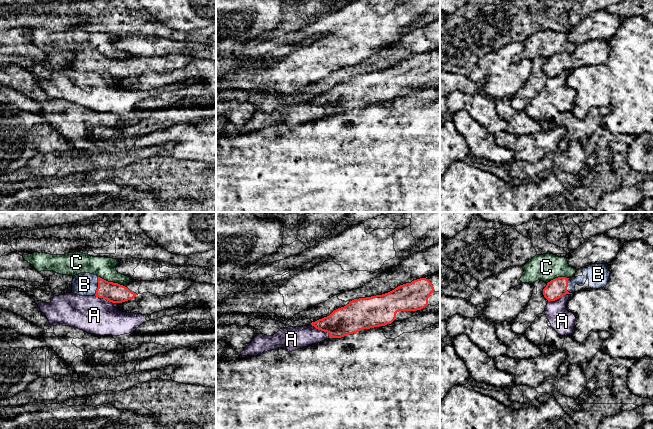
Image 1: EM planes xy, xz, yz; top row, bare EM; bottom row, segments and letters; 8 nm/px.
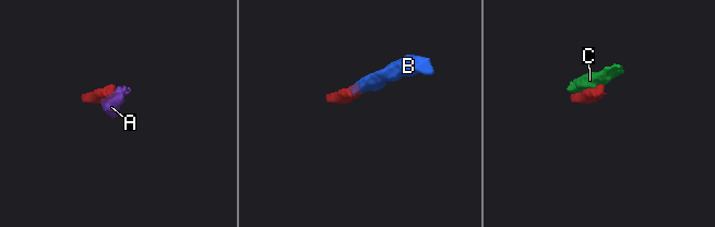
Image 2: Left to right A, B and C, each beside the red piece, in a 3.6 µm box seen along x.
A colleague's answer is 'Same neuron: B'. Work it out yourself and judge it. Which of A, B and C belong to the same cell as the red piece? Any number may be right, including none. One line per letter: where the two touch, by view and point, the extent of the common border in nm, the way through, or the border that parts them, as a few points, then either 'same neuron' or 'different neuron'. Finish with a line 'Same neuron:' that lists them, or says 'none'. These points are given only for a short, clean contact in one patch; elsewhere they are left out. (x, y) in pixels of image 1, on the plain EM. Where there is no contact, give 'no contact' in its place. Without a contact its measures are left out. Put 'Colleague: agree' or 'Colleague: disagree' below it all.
A: meets red in yz at (559, 73); contact 200 nm long; border along yz (570, 69), (548, 77); different neuron
B: meets red in xy at (98, 62); contact 160 nm long; runs through xy (113, 68), (98, 62), (84, 60); same neuron
C: meets red in xy at (110, 58); contact 220 nm long; different neuron
Same neuron: B
Colleague: agree

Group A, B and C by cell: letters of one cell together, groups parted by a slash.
A / B / C

